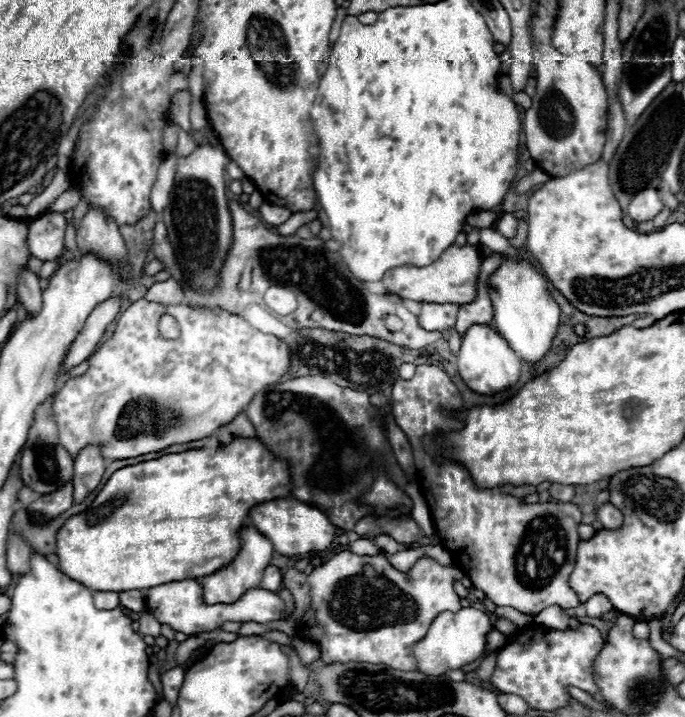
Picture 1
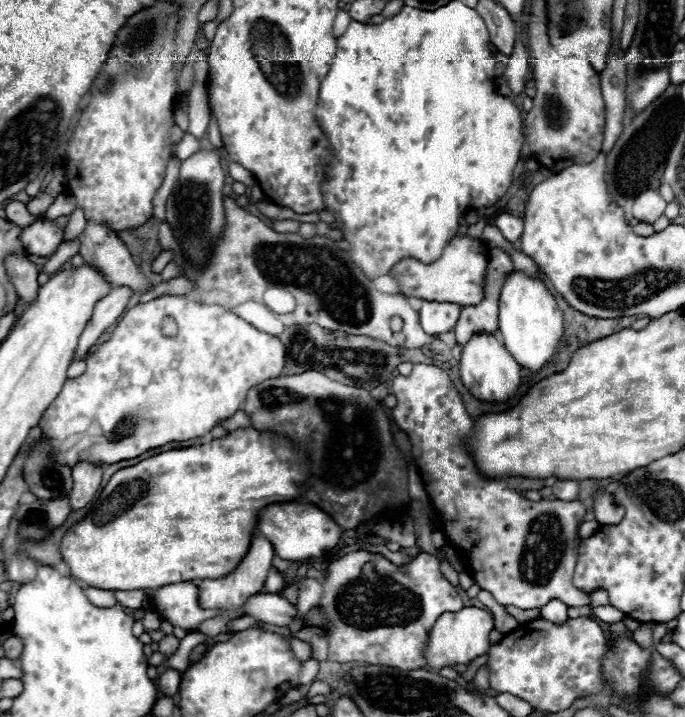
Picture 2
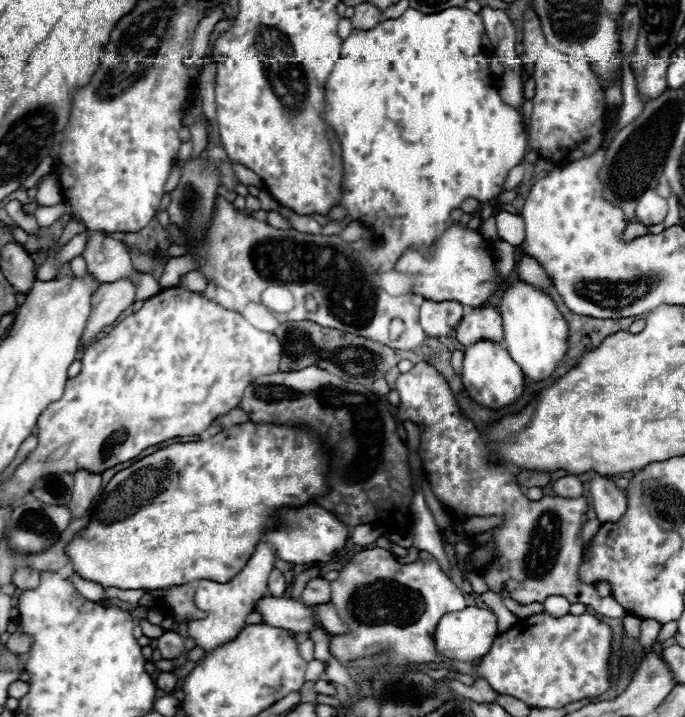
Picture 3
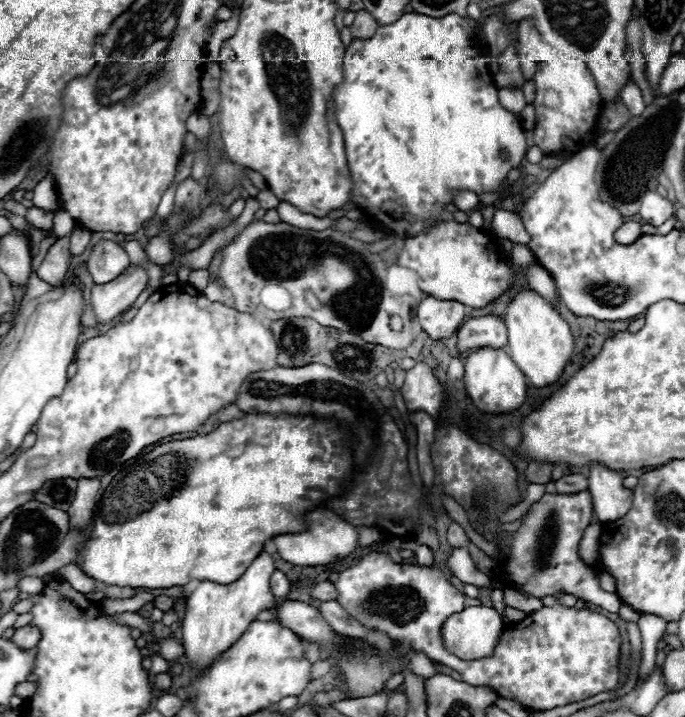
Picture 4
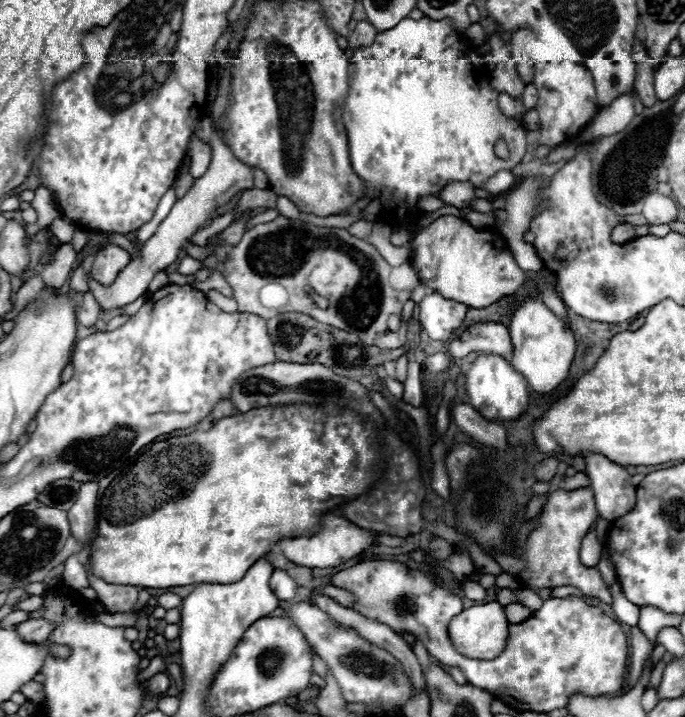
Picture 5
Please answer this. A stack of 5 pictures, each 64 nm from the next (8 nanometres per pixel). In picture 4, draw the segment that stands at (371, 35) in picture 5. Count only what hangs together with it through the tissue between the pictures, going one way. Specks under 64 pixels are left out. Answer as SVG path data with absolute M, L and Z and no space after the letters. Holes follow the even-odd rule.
M368 10L356 12L354 24L352 24L352 36L354 36L354 38L368 38L368 36L374 36L376 28L378 28L378 22L374 20L374 16L372 16Z

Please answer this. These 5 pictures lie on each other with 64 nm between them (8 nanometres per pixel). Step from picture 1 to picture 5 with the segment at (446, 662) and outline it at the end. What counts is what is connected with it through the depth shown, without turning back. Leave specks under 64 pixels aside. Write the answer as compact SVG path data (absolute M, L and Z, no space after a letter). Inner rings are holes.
M498 602L490 604L480 604L462 610L458 616L454 616L448 624L448 638L456 652L462 656L472 656L472 658L496 658L506 644L508 638L508 620L504 614L504 608Z

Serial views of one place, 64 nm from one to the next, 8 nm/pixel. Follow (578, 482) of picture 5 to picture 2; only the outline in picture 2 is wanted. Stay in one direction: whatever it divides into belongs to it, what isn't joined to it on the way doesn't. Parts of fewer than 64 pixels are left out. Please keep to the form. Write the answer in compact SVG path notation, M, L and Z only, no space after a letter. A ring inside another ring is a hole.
M558 480L554 486L552 486L552 494L558 498L558 500L576 500L578 496L578 482L574 480Z

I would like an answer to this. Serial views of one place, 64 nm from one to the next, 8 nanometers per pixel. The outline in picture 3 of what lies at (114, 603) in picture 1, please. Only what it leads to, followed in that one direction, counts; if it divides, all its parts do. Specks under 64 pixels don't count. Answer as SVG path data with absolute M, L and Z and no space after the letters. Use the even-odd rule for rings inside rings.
M72 574L70 580L76 584L76 590L78 590L84 598L88 598L90 602L98 602L98 604L108 602L108 598L106 598L106 594L104 594L104 588L102 588L100 584L96 584L96 582L88 582L88 580L82 580L78 574Z

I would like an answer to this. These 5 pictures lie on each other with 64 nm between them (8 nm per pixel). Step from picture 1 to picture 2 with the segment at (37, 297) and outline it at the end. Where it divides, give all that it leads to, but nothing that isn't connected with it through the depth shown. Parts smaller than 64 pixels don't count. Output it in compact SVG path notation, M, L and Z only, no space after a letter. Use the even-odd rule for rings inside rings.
M10 256L6 260L8 276L16 288L18 298L22 298L26 304L32 304L38 296L38 268L24 256Z

